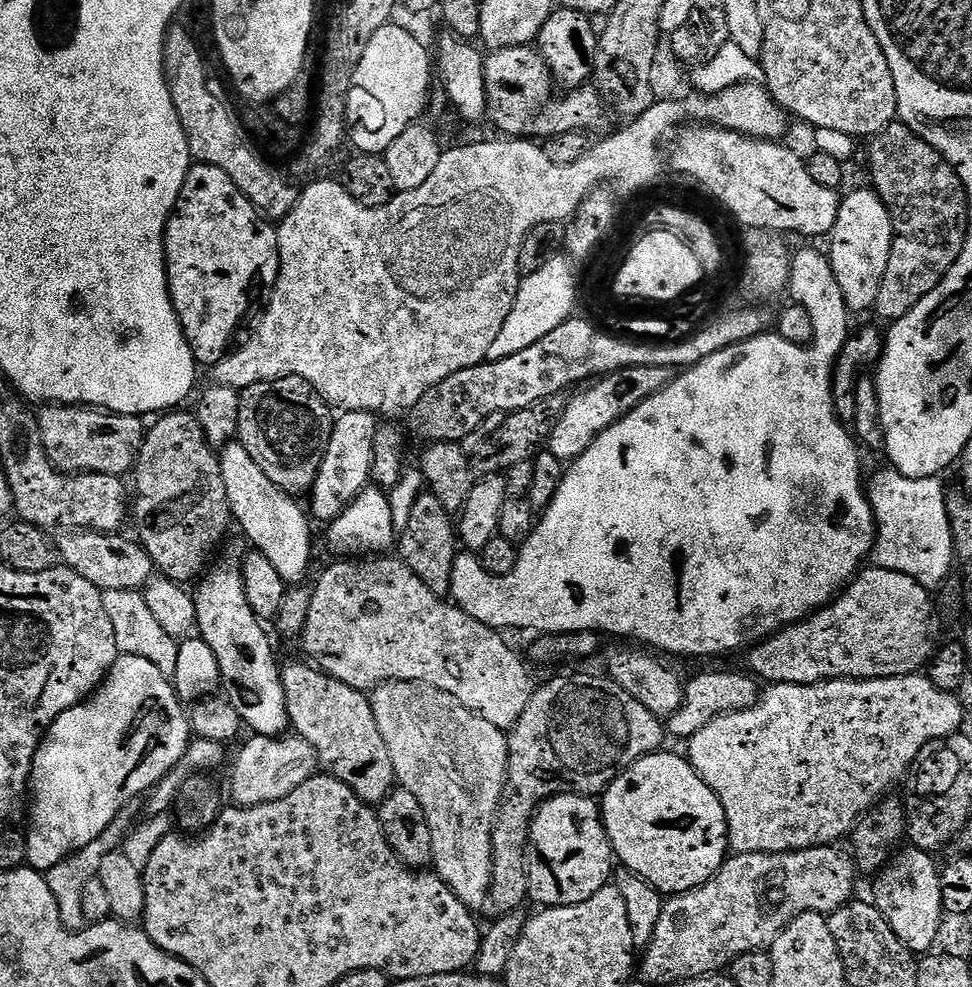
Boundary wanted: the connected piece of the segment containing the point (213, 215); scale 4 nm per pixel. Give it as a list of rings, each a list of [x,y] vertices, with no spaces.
[[[193,163],[192,169],[188,171],[186,182],[180,191],[180,197],[176,199],[176,207],[171,216],[168,218],[168,229],[164,232],[164,258],[168,269],[168,296],[170,297],[171,307],[176,313],[176,317],[180,319],[180,326],[184,330],[186,343],[192,348],[192,355],[195,356],[197,365],[211,366],[218,361],[225,359],[229,354],[228,347],[232,344],[232,339],[236,336],[236,331],[240,328],[240,323],[244,320],[244,315],[248,312],[248,307],[252,304],[252,291],[256,288],[256,280],[260,284],[265,284],[268,290],[275,288],[276,279],[280,273],[280,238],[275,227],[272,228],[268,224],[259,208],[252,204],[246,198],[246,194],[242,194],[242,190],[230,178],[230,174],[226,174],[226,170],[222,170],[213,164]]]

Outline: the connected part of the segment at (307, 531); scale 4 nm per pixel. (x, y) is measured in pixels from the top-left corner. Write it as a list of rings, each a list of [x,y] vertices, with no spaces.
[[[239,442],[227,444],[219,453],[222,480],[226,482],[228,505],[232,507],[232,520],[240,520],[240,528],[248,535],[247,543],[257,548],[257,553],[262,554],[263,559],[269,560],[278,570],[278,574],[289,585],[300,584],[308,576],[308,567],[312,564],[312,528],[308,525],[310,516],[307,511],[300,509],[301,501],[297,497],[290,496],[282,491],[262,470],[262,466],[250,454],[246,445]]]

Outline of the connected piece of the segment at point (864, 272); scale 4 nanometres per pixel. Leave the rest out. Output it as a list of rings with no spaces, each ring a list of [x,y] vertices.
[[[875,191],[852,192],[840,202],[838,218],[832,227],[830,259],[842,298],[848,304],[849,313],[875,309],[878,290],[886,274],[892,249],[892,219],[888,208],[880,201]]]

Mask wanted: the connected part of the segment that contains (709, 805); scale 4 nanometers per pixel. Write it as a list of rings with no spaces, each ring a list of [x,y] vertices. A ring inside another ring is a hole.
[[[659,750],[652,752],[648,756],[642,757],[641,760],[634,762],[624,772],[620,773],[620,776],[605,789],[602,795],[602,819],[608,840],[612,843],[612,855],[623,867],[631,870],[635,876],[642,877],[650,887],[656,889],[661,894],[679,894],[681,892],[688,892],[692,888],[701,888],[711,876],[715,876],[716,871],[724,864],[730,852],[728,819],[724,813],[722,802],[716,797],[714,790],[710,790],[710,786],[706,786],[706,782],[702,782],[702,778],[694,771],[687,759],[683,755],[675,756],[674,753],[666,751]]]

